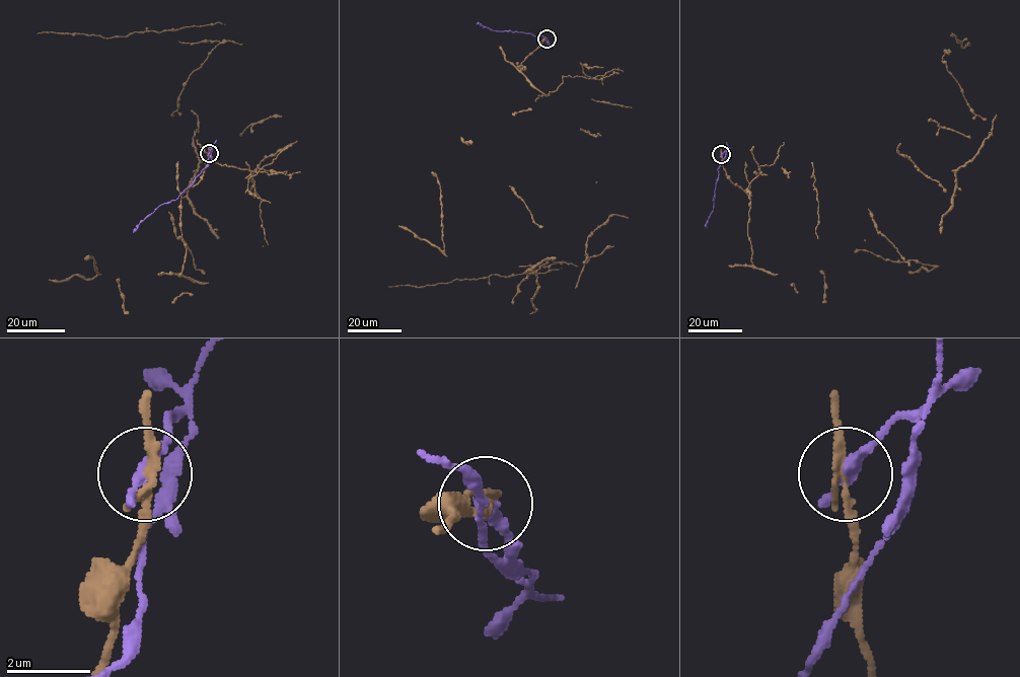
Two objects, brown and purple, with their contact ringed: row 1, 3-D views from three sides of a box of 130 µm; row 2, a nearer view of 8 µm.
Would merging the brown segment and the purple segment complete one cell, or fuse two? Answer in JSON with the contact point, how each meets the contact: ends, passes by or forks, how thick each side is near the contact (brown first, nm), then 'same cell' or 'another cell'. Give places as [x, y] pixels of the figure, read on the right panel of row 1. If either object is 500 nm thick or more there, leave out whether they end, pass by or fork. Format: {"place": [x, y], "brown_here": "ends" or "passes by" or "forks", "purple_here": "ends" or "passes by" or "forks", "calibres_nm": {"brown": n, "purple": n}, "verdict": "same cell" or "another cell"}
{"place": [721, 154], "brown_here": "passes by", "purple_here": "ends", "calibres_nm": {"brown": 200, "purple": 380}, "verdict": "another cell"}

